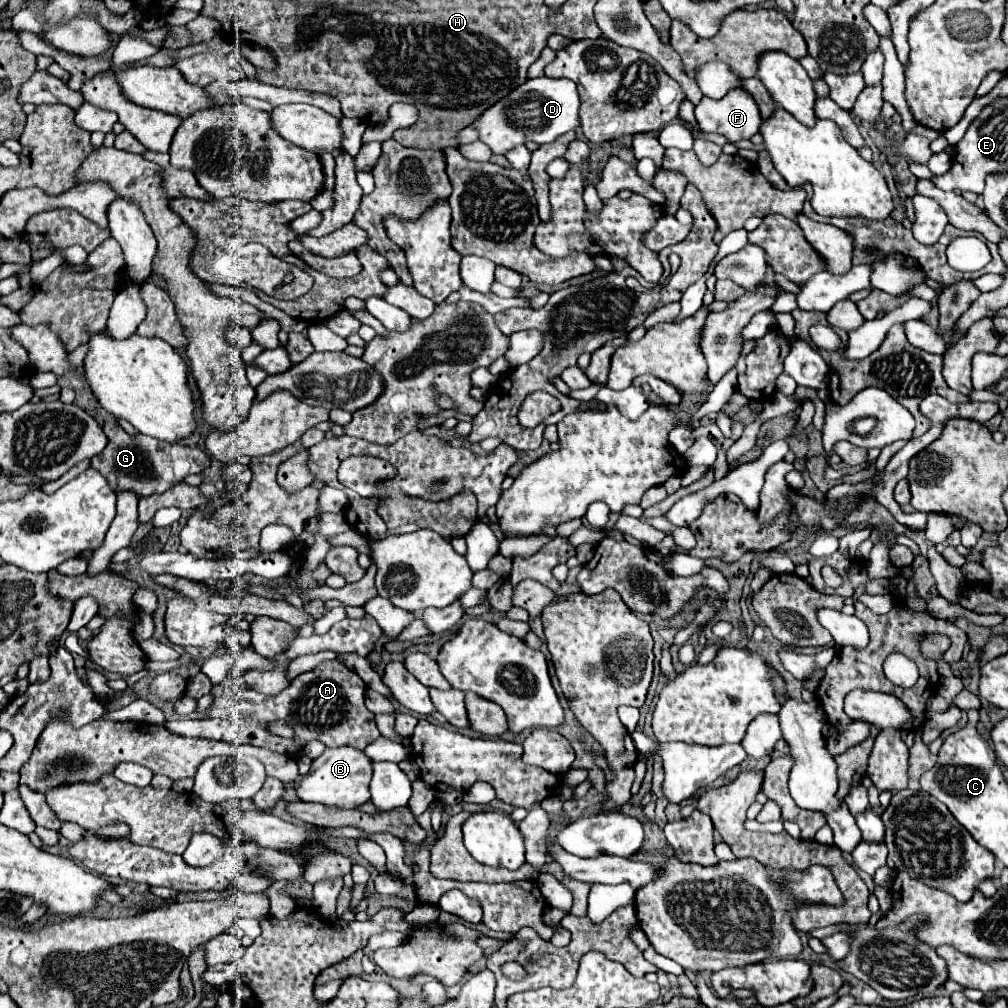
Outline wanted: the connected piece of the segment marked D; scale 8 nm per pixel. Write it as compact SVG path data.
M550 77L528 79L518 89L502 97L502 101L486 109L472 123L472 127L478 131L480 141L486 143L496 155L504 155L512 151L516 145L524 145L526 141L534 141L538 145L554 143L564 133L580 127L578 89L570 79L550 79Z

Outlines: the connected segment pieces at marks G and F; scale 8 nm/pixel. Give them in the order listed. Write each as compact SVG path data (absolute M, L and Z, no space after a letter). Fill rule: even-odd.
M106 421L104 433L108 437L108 445L102 453L94 455L90 459L92 467L98 469L108 481L114 491L122 489L134 489L140 497L162 493L170 489L172 485L180 483L186 475L200 473L204 467L210 465L210 457L202 453L200 449L190 449L188 445L172 445L166 441L158 441L148 435L130 437L122 427L118 427L114 421Z
M730 89L722 99L702 97L696 105L696 121L704 133L720 133L728 141L742 141L758 133L762 117L750 93Z

